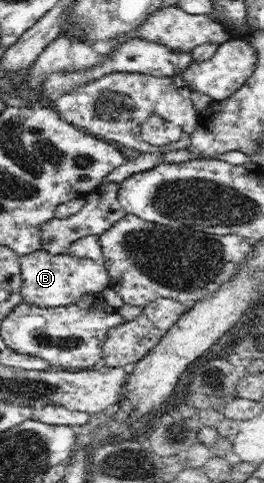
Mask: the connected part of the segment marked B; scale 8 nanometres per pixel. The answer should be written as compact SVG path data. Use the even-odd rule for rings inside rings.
M45 249L20 256L21 295L37 307L61 307L77 303L81 295L100 294L110 287L110 277L104 259L80 258L71 254L53 255Z

